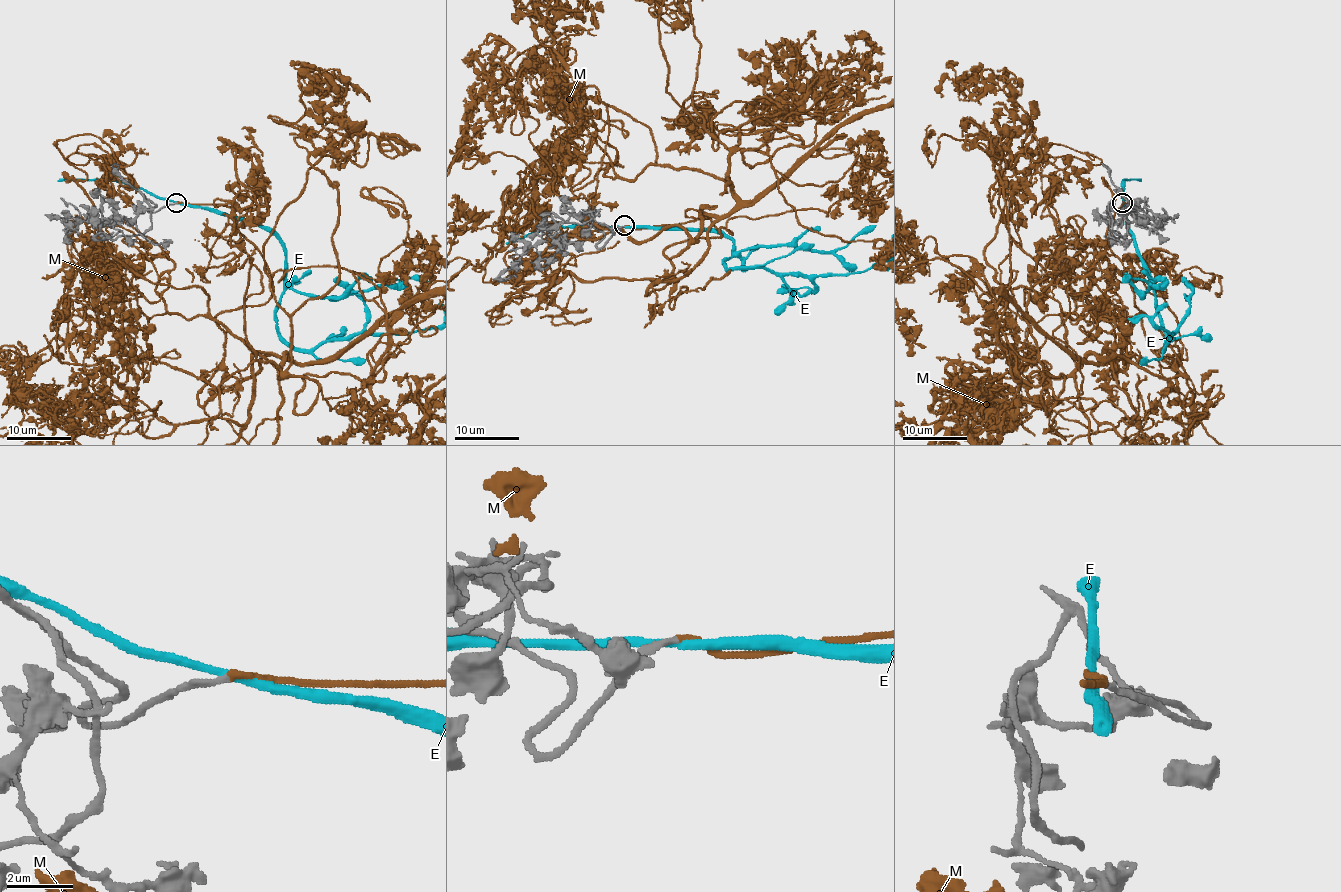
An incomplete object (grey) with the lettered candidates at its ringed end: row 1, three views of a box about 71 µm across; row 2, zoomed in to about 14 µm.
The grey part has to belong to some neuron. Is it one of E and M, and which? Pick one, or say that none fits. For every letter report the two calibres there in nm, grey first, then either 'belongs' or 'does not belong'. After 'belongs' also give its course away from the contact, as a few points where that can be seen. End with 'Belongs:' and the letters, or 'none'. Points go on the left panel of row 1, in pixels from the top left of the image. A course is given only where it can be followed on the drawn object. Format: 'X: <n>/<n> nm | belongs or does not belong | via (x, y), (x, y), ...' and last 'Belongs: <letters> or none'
E: 200/240 nm | does not belong
M: 190/190 nm | belongs | via (176, 203), (246, 211), (270, 272), (215, 318), (239, 379)
Belongs: M

